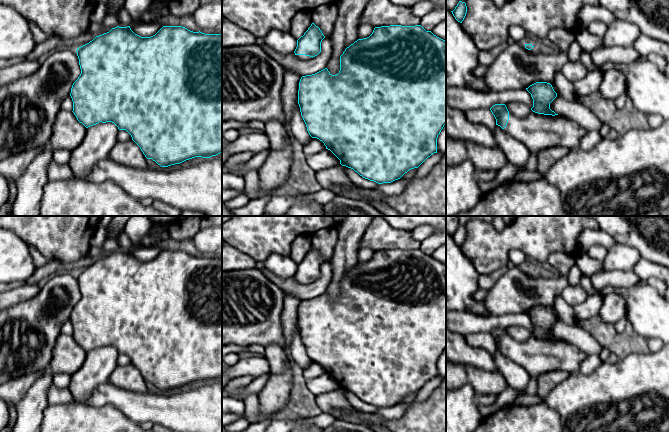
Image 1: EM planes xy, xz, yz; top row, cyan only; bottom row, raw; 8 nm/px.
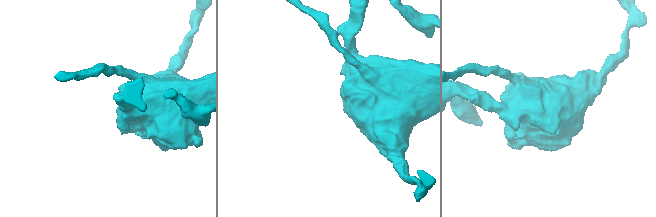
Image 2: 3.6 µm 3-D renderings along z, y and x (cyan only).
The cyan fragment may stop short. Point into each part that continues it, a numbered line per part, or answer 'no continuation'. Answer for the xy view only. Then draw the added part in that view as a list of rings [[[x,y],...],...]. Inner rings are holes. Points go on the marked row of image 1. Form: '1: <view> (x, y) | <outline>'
1: xy (67, 133) | [[[61,110],[54,122],[48,145],[52,149],[65,149],[71,152],[82,142],[86,129],[73,112]]]

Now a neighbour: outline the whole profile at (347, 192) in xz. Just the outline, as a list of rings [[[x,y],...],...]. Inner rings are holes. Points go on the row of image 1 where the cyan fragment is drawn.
[[[335,185],[333,186],[333,190],[338,194],[338,196],[362,200],[362,197],[354,189],[351,189],[350,187],[341,187]]]

